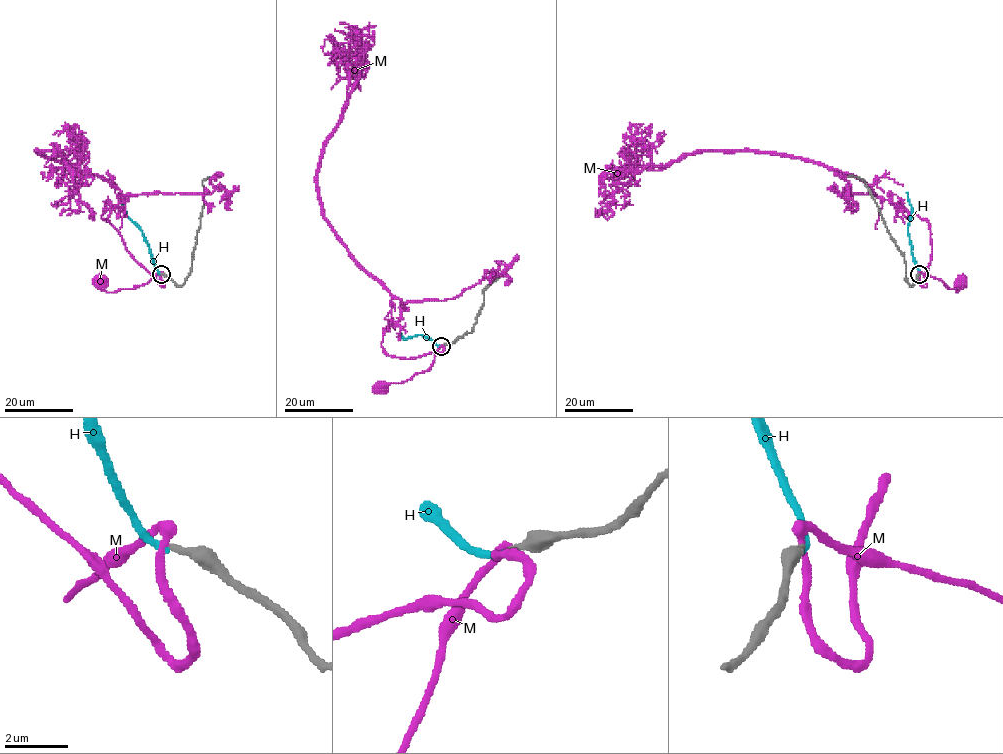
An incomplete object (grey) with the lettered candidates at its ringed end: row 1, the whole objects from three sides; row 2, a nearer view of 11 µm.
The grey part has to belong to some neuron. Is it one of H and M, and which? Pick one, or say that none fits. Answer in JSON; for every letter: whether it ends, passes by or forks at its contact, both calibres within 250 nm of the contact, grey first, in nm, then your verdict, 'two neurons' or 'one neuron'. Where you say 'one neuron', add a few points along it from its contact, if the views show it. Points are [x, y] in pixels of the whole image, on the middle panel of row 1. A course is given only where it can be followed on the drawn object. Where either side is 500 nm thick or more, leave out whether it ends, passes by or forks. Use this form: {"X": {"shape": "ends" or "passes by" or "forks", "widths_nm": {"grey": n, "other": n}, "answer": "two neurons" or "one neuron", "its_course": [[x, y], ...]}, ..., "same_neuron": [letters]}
{"H": {"shape": "ends", "widths_nm": {"grey": 280, "other": 240}, "answer": "one neuron", "its_course": [[441, 346], [423, 335], [403, 338], [400, 332]]}, "M": {"shape": "passes by", "widths_nm": {"grey": 280, "other": 280}, "answer": "two neurons"}, "same_neuron": ["H"]}

